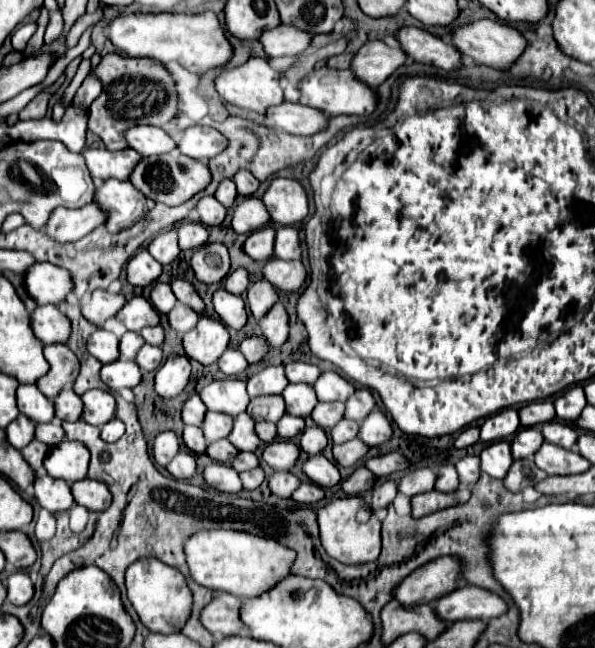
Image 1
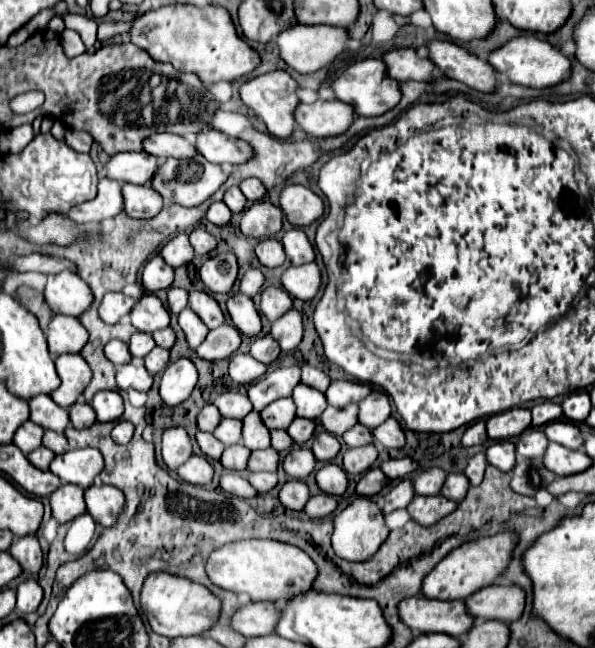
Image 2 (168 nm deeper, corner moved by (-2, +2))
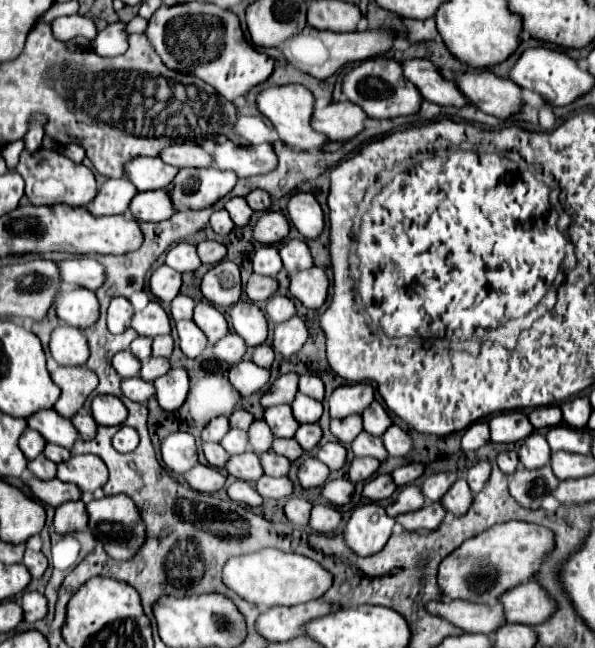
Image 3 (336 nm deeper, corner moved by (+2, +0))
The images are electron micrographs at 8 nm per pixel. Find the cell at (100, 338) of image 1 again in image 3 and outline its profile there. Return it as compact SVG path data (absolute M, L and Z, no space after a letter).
M128 350L118 352L112 358L112 366L116 368L116 372L122 378L132 378L132 376L138 376L138 372L140 372L140 360L136 356L132 356Z

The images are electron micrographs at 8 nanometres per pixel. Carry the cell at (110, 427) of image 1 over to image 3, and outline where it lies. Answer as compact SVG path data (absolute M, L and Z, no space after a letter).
M120 426L112 438L112 444L118 452L132 452L138 446L138 432L130 426Z

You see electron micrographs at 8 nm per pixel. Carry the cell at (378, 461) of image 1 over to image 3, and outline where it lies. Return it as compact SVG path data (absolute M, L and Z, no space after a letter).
M412 462L412 464L406 464L406 466L396 468L396 470L392 472L392 478L394 478L394 482L396 482L398 486L406 486L406 484L414 482L422 472L424 472L424 466Z

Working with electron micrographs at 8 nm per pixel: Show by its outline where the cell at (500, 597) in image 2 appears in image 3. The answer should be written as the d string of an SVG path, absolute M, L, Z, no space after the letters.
M534 580L510 588L498 598L498 602L504 606L506 622L516 624L536 626L554 612L552 600Z

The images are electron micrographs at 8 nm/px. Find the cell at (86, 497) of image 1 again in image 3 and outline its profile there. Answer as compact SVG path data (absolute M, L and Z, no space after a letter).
M116 494L116 496L104 496L104 498L94 498L92 502L86 504L88 508L88 526L90 532L104 544L104 550L116 558L116 560L126 560L136 554L140 544L144 542L144 524L140 520L140 514L134 506L134 502L126 494Z

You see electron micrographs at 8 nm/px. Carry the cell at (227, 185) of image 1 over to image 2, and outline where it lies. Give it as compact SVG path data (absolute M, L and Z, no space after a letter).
M232 186L226 194L224 194L224 202L232 212L242 212L246 206L246 198L244 194L238 190L238 186Z

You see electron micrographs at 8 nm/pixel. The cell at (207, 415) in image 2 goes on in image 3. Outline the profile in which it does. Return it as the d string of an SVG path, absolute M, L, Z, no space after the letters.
M218 416L218 418L212 418L204 430L202 430L202 440L204 442L220 442L222 436L230 430L230 424L228 424L228 418L226 416Z

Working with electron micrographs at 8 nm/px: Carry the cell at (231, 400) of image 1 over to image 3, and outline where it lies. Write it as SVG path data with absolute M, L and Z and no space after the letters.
M236 410L236 412L232 412L232 416L230 416L230 426L240 428L240 430L246 430L246 428L252 424L252 420L254 420L254 416L252 416L250 412L246 412L246 410Z

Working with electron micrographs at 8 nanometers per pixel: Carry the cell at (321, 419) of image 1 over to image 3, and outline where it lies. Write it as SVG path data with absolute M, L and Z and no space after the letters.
M352 414L352 416L340 418L340 420L332 418L330 420L330 432L338 438L338 442L350 444L362 432L362 416Z

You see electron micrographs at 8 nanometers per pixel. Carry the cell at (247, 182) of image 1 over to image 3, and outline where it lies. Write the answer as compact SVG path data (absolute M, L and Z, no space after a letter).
M252 190L252 192L248 192L246 202L248 202L248 206L250 206L252 210L256 210L256 212L264 212L264 210L270 208L272 198L270 198L268 192L264 192L264 190Z

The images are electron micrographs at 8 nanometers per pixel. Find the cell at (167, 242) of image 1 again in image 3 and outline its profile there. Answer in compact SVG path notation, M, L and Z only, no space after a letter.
M180 242L176 246L172 246L166 252L164 262L174 268L176 272L194 272L200 268L200 258L196 254L196 246L188 244L188 242Z

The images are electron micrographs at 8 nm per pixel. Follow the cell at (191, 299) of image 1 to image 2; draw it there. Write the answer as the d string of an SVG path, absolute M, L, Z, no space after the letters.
M190 292L190 308L200 316L200 320L214 330L216 326L224 324L224 312L218 302L206 292Z

